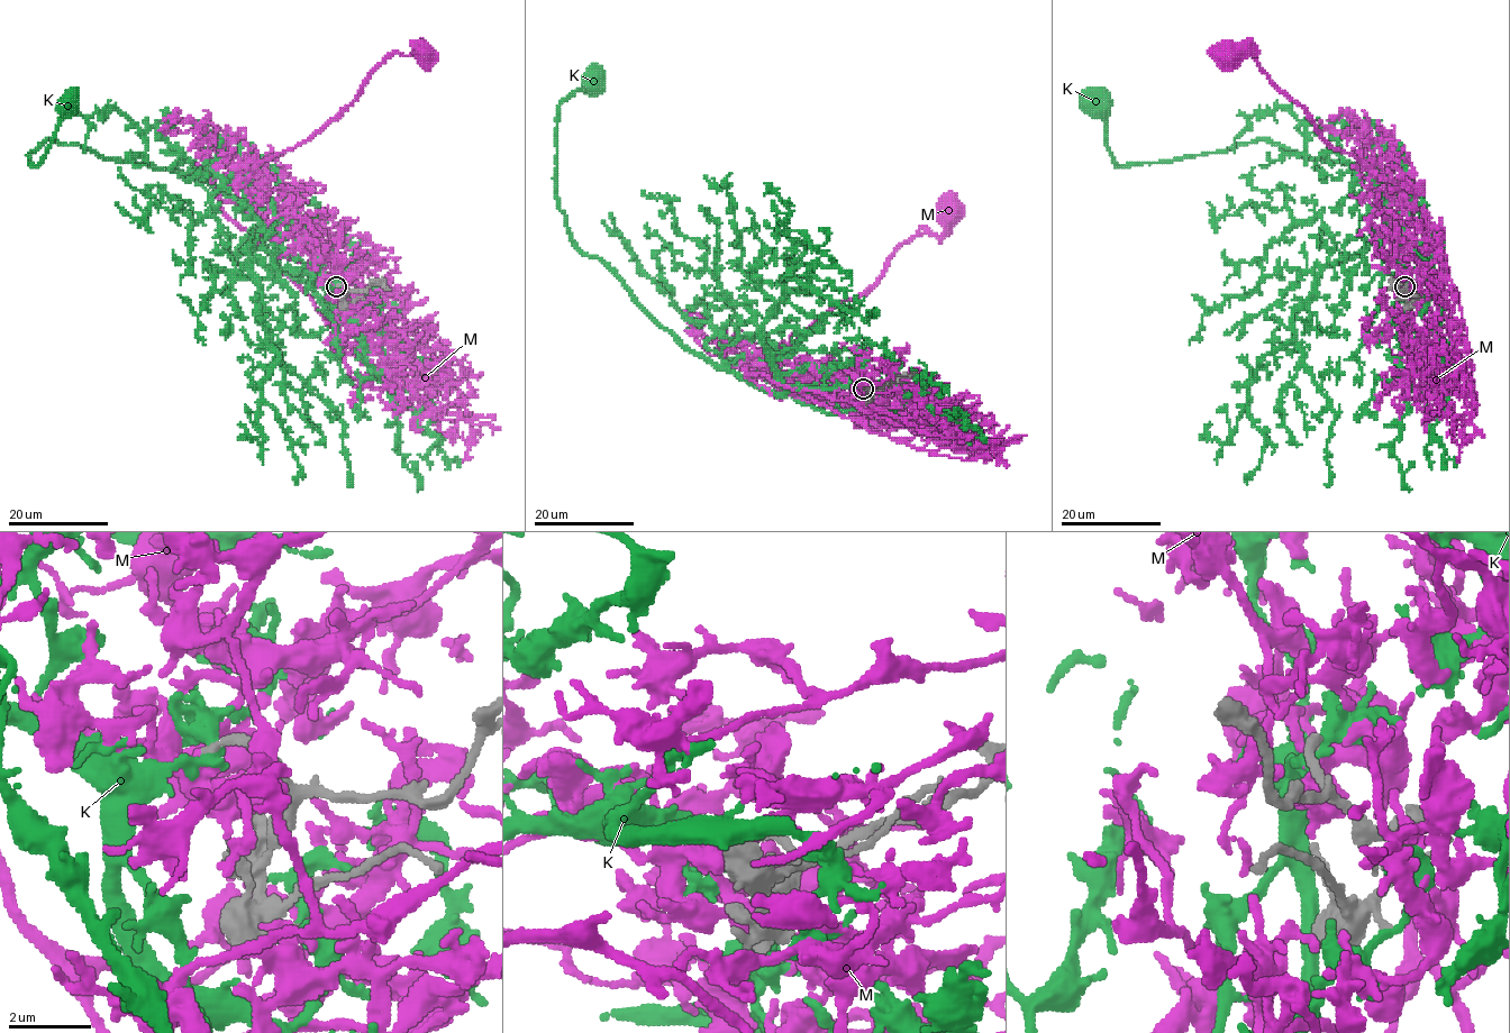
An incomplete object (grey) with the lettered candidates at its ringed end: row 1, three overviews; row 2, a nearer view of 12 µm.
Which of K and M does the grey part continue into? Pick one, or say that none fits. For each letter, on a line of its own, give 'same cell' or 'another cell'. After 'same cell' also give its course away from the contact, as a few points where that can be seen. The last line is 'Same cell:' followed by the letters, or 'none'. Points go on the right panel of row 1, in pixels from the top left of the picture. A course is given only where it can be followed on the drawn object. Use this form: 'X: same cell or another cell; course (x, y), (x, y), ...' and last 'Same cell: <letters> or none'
K: another cell
M: same cell; course (1404, 286), (1409, 281), (1415, 288), (1381, 179), (1317, 131), (1312, 117), (1249, 52), (1231, 53)
Same cell: M

